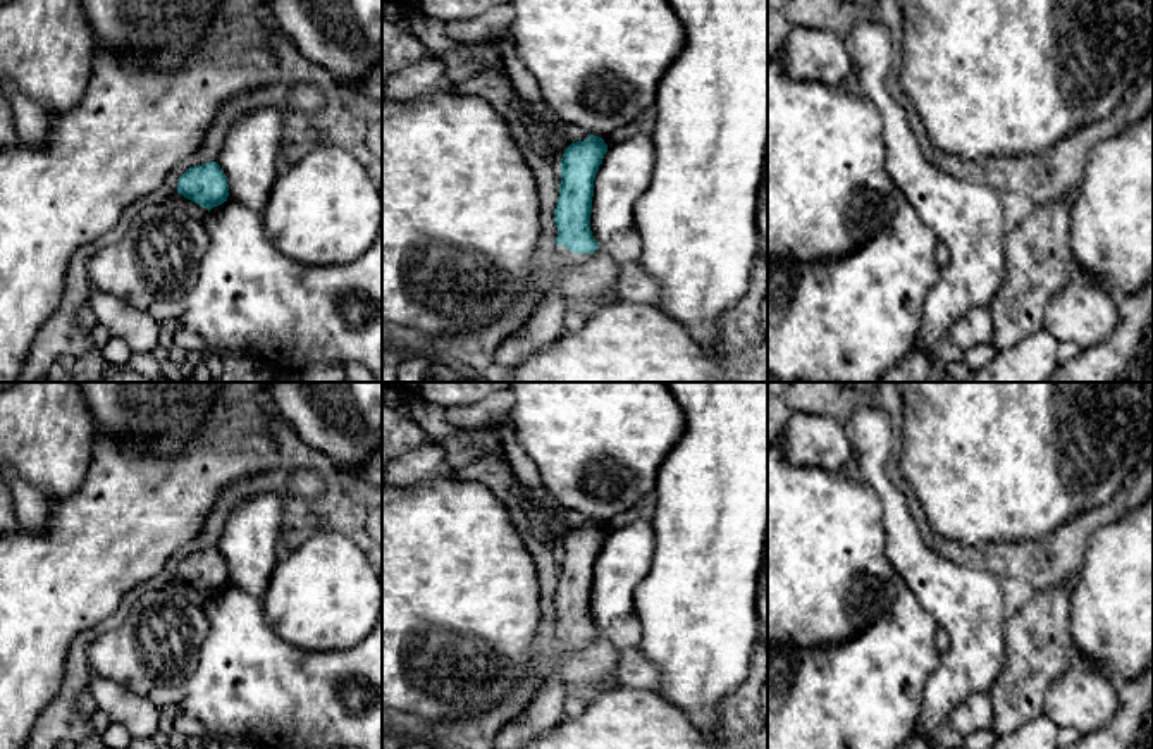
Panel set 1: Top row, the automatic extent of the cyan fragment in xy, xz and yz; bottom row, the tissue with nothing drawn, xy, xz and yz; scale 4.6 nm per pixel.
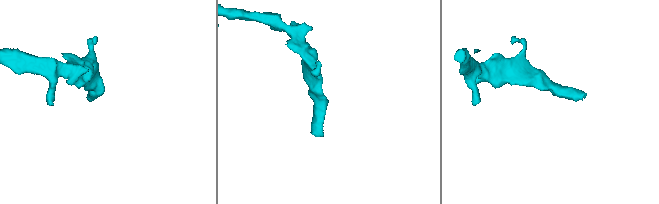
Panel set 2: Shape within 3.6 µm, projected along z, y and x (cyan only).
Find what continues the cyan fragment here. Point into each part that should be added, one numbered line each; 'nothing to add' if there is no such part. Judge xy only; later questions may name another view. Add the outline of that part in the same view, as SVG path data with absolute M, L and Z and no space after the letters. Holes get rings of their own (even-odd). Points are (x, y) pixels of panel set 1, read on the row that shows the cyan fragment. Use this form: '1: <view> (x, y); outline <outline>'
nothing to add

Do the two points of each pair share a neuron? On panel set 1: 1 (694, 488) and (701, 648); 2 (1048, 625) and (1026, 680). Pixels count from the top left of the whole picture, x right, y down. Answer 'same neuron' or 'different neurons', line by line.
1: same neuron
2: same neuron

